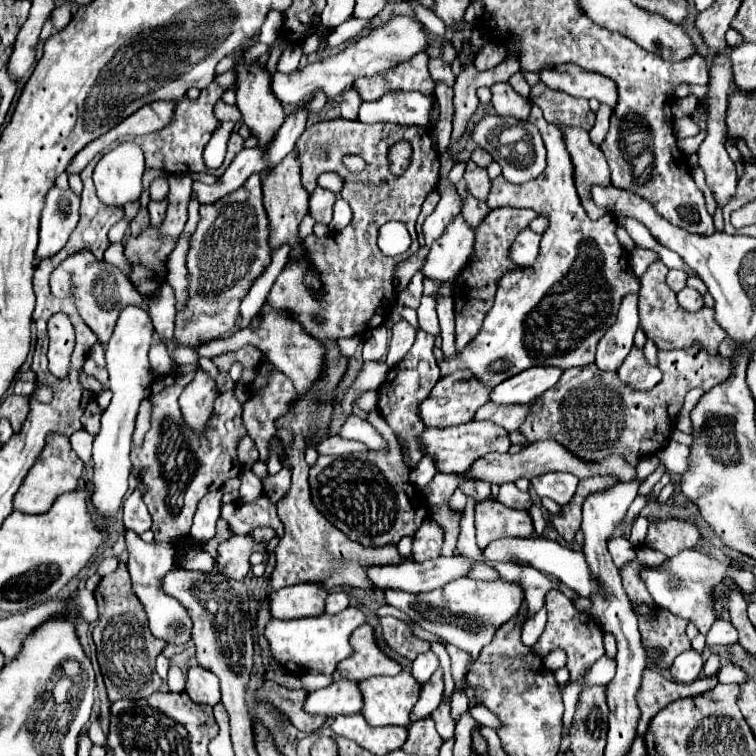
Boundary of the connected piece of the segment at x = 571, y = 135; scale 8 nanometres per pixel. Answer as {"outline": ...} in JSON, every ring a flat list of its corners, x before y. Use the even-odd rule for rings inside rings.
{"outline":[[561,126,559,128,563,132,563,140,565,140,565,148,571,156,573,162,573,176,575,176,575,188,577,194,583,202,583,208,587,210,587,214,595,220,603,214,609,214,609,210,601,210,599,206,595,206,591,194,589,194,589,186,593,182,605,186,605,182,611,182,609,178,609,166,605,162,603,152,591,144,589,140,589,132,583,128,575,128,575,126]]}

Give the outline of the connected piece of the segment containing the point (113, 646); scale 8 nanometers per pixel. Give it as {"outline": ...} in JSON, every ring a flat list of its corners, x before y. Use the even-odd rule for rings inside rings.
{"outline":[[119,562,119,568,113,574,101,578,95,600,99,606,99,622,93,630,93,640,97,644,97,660,109,700,137,700,151,696,163,684,155,672,155,658,167,648,167,642,151,634,145,608,133,592,125,562]]}

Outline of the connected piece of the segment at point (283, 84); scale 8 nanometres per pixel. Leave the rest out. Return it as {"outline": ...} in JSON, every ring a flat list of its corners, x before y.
{"outline":[[395,16,385,26,363,36,357,44,349,46,341,54,335,54,323,62,307,64,301,70,295,70,293,74,275,72,271,76,271,92,281,104,289,104,289,106,297,106,305,102,305,98,311,98,311,94,317,90,323,90,327,98,333,100,345,90,345,86,351,86,357,78,379,74,381,70,393,66,395,62,405,62,407,58,411,58,417,52,423,52,425,48,427,48,427,34,421,22,411,20,407,16]]}

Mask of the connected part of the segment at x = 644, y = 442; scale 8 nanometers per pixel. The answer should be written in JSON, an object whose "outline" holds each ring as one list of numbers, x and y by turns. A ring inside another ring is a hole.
{"outline":[[691,346,691,348,681,348,681,350,669,350,669,352,659,352,659,368,663,372,663,380,647,392,637,392,629,390,615,374,597,370,595,364,589,364,585,368,569,368,561,374,557,386,549,388,545,394,535,398,531,404,531,412,525,418,525,422,519,426,521,434,527,438,527,442,535,440,557,440,565,444,573,454,577,454,583,460,589,462,599,462,599,458,605,458,607,454,621,454,629,464,637,466,637,462,643,456,655,454,657,450,665,448,669,442,669,432,675,426,675,418,683,406,683,398,691,388,703,388,709,392,713,386,725,382,733,374,733,364,727,358,713,356,701,346]]}

